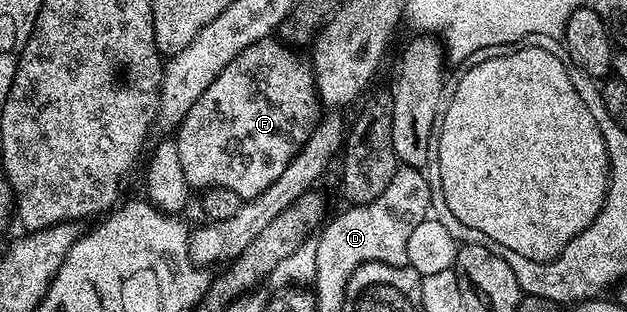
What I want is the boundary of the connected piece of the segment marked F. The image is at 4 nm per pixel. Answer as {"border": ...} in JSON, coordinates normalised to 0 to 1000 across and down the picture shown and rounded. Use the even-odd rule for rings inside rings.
{"border":[[[429,119],[426,125],[413,125],[405,144],[386,157],[386,170],[380,170],[380,183],[373,183],[373,196],[367,196],[367,208],[360,208],[354,221],[354,234],[348,234],[348,247],[341,247],[335,285],[329,285],[329,298],[322,298],[322,311],[316,311],[316,324],[309,324],[303,362],[297,362],[297,375],[289,388],[278,433],[284,478],[284,506],[290,529],[290,554],[295,558],[295,580],[300,587],[301,603],[313,606],[313,599],[319,599],[317,606],[330,606],[335,599],[359,599],[373,619],[380,619],[384,641],[407,638],[408,628],[416,628],[419,612],[456,542],[459,522],[485,462],[494,413],[493,401],[490,407],[490,394],[496,381],[498,365],[502,362],[504,343],[507,346],[499,212],[486,179],[483,189],[478,176],[483,173],[474,170],[464,147],[448,135],[445,122]]]}

